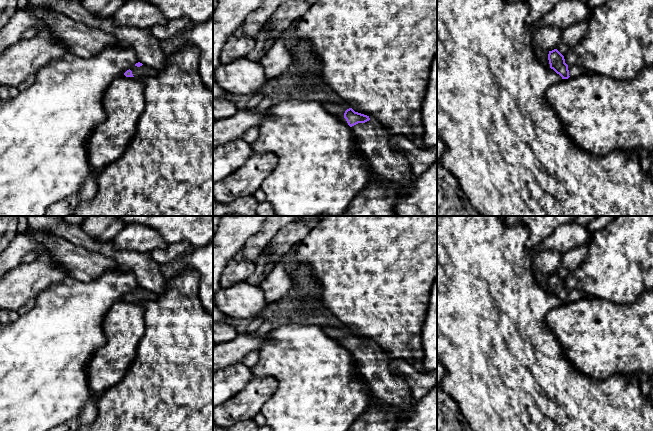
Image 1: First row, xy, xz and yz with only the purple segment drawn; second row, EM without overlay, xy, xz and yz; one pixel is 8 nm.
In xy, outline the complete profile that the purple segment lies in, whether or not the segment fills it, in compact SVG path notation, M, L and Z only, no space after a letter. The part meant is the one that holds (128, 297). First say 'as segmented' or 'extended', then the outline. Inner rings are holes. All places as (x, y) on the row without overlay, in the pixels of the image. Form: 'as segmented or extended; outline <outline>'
extended; outline M138 286L133 289L129 294L127 294L124 299L126 301L137 301L143 303L145 301L151 301L156 299L157 295L149 290L143 289Z

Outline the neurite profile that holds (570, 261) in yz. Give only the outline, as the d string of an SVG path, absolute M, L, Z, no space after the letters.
M583 244L562 255L557 274L564 280L574 272L586 259L589 252L589 244Z

